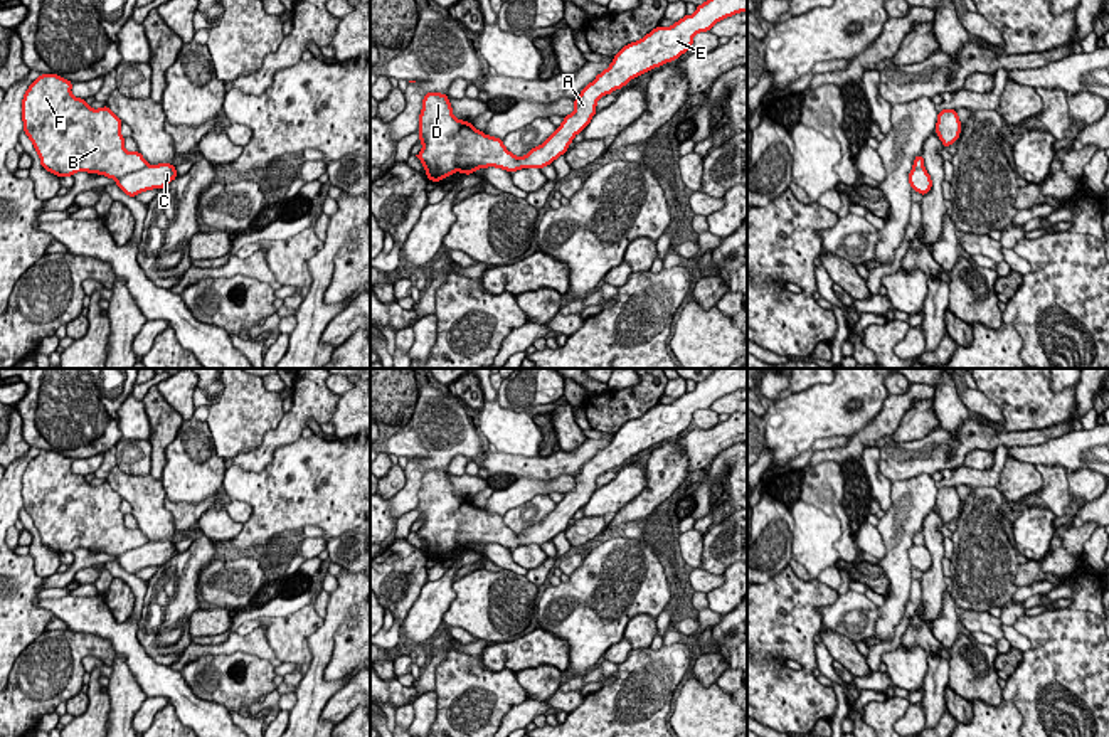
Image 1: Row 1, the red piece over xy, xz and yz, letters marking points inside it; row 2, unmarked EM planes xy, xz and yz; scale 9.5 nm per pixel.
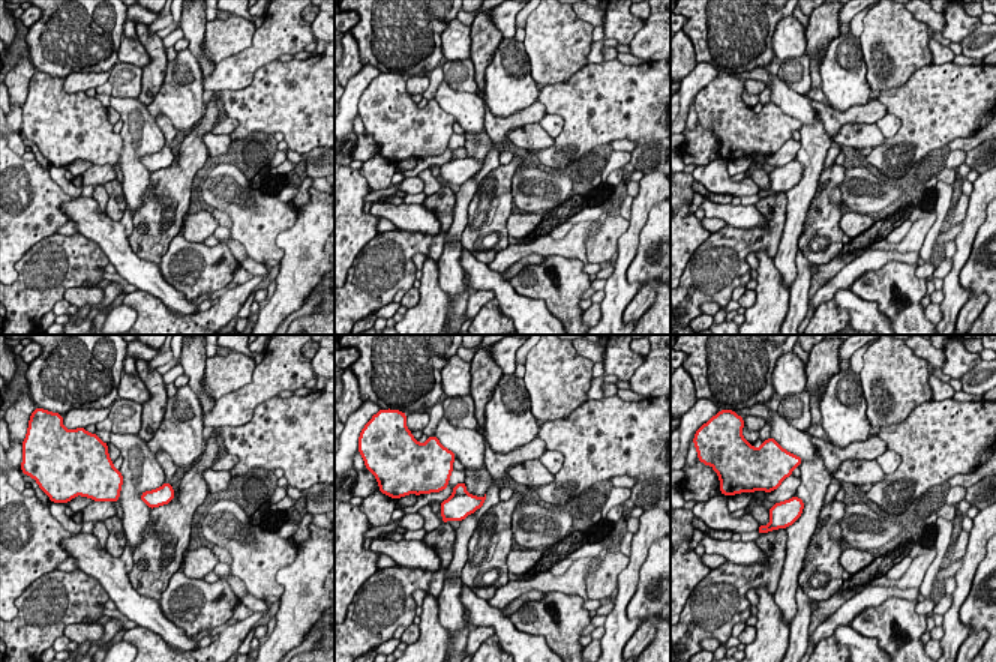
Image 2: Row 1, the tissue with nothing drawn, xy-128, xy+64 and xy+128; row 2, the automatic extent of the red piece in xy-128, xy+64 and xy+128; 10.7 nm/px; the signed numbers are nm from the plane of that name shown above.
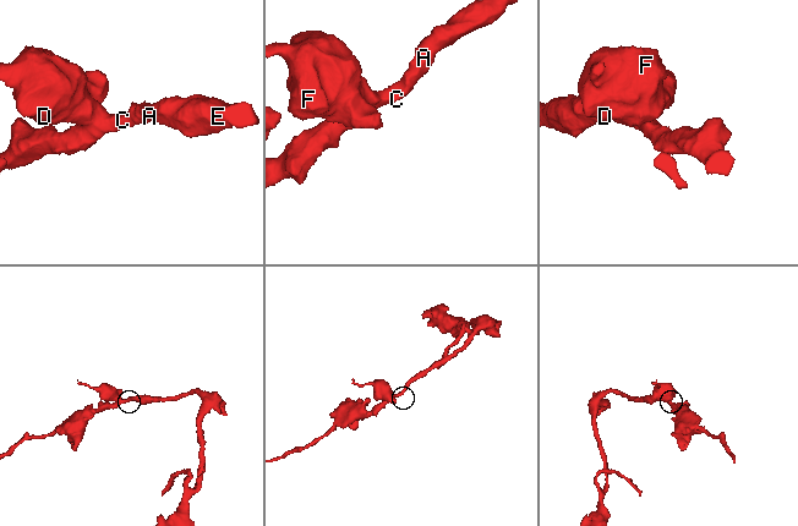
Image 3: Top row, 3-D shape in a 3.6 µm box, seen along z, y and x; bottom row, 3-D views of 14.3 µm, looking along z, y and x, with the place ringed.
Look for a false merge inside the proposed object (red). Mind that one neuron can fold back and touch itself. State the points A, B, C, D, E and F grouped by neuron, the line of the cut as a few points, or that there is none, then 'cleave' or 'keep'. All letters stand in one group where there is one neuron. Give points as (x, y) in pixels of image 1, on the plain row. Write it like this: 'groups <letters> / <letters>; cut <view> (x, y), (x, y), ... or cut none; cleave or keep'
groups A C E / B D F; cut xy (147, 540), (115, 556); cleave

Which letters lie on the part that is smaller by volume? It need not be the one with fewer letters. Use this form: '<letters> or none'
B, D, F

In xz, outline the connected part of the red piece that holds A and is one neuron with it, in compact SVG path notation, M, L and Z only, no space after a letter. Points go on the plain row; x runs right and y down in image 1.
M717 368L705 380L697 382L693 392L685 392L671 404L656 404L641 417L624 422L611 443L584 463L574 476L576 486L564 493L557 506L525 533L517 533L520 545L544 545L569 527L574 513L581 510L596 491L599 475L626 463L631 456L677 437L692 421L693 412L708 409L719 397L747 389L747 368Z

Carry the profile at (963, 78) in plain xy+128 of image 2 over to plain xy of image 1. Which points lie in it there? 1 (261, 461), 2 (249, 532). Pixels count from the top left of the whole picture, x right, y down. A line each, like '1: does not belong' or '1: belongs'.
1: does not belong
2: belongs

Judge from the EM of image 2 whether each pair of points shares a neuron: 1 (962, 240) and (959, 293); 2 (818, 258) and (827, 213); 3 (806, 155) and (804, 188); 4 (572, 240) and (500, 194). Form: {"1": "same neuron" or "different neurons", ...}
{"1": "same neuron", "2": "same neuron", "3": "same neuron", "4": "different neurons"}

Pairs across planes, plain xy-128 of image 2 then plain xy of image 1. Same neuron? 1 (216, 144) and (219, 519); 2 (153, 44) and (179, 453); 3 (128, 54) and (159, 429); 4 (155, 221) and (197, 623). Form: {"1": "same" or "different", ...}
{"1": "same", "2": "different", "3": "different", "4": "different"}

